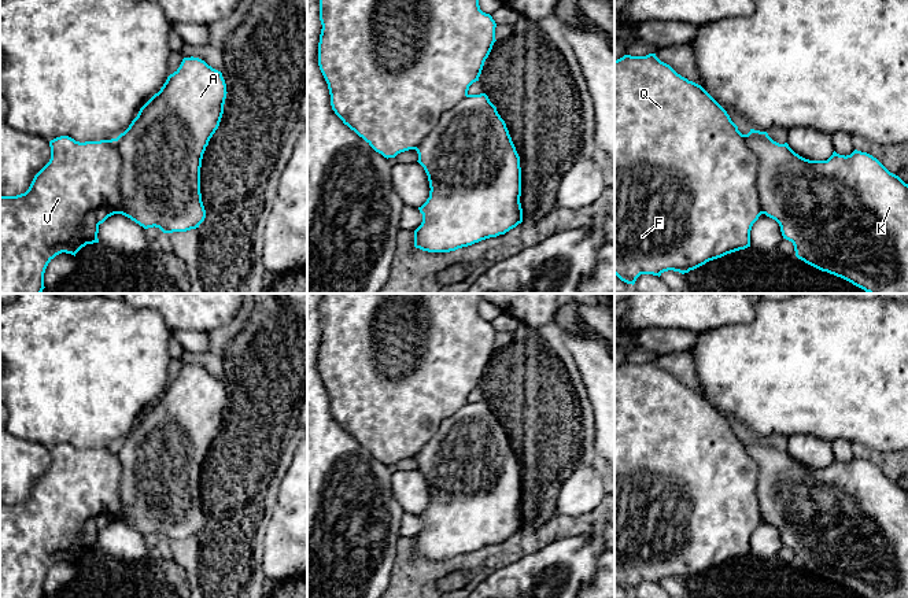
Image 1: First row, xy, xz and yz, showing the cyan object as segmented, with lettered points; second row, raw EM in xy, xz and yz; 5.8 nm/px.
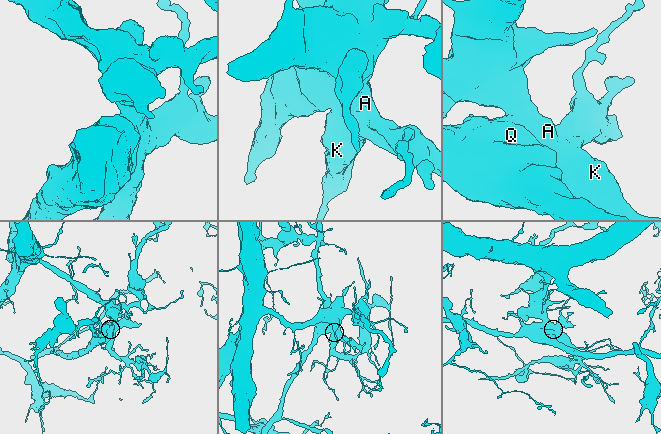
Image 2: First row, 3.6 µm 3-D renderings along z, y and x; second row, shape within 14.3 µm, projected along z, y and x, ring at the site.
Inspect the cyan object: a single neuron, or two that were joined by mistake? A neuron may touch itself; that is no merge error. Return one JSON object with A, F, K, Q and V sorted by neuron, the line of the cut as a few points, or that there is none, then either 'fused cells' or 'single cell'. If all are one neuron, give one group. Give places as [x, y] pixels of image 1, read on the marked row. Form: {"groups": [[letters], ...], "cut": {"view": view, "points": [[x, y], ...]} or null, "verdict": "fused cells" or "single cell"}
{"groups": [["A", "K"], ["F", "Q", "V"]], "cut": {"view": "xy", "points": [[115, 139], [115, 147], [121, 159], [120, 194], [130, 217]]}, "verdict": "fused cells"}

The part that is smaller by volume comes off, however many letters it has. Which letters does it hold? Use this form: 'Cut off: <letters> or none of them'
Cut off: F, Q, V

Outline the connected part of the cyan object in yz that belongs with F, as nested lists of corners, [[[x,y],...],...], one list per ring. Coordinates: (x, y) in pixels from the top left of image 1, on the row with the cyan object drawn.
[[[656,53],[646,56],[624,55],[614,60],[614,274],[627,284],[635,284],[641,274],[661,276],[673,270],[689,273],[709,261],[750,247],[750,230],[761,213],[756,188],[758,160],[745,143],[743,134],[727,111],[698,84],[678,74]]]

